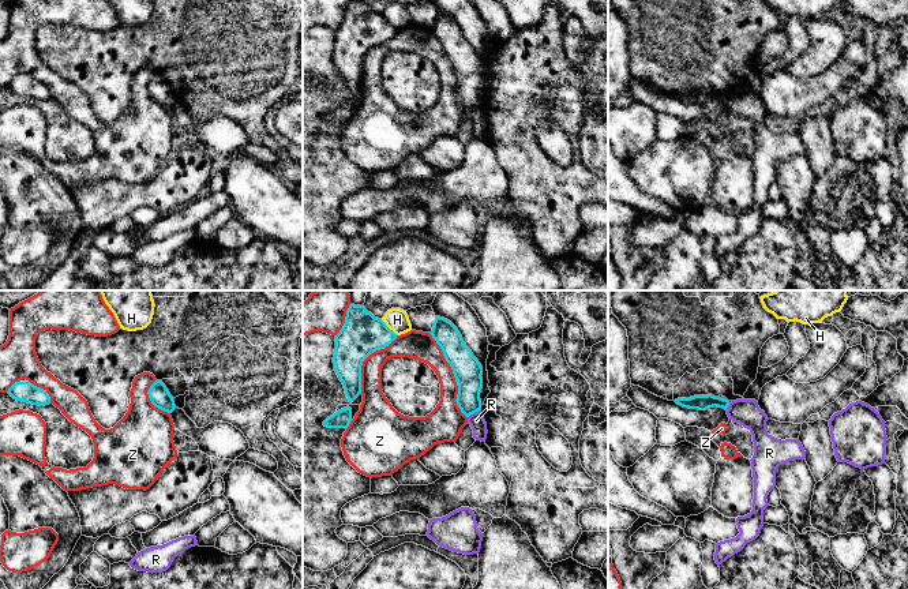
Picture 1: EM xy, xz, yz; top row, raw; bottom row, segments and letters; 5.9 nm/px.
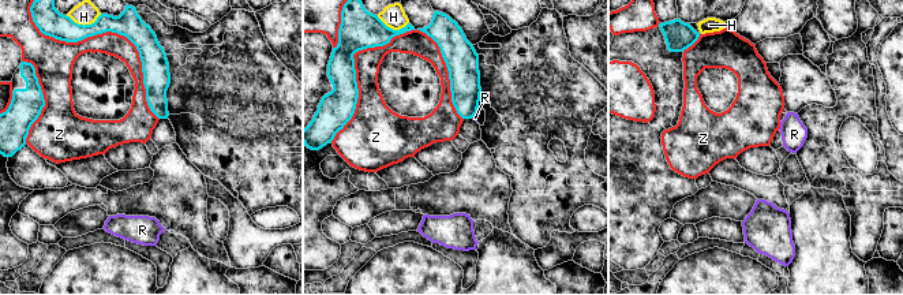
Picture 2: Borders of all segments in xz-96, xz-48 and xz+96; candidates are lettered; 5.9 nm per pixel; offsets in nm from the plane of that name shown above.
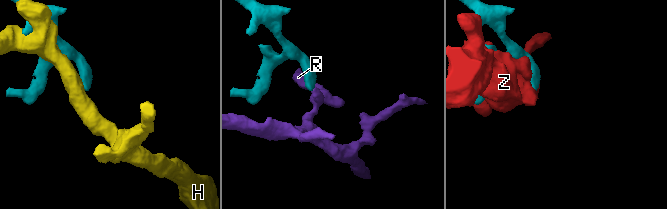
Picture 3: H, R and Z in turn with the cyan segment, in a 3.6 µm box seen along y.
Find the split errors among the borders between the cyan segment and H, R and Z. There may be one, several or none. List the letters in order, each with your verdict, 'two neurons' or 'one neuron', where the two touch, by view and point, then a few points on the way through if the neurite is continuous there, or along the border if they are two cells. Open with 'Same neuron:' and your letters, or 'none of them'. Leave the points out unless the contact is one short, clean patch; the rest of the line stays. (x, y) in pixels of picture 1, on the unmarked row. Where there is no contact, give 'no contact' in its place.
Same neuron: none of them
H: two neurons | xz (387, 22)
R: two neurons | xz (473, 107) | along xz (480, 104), (468, 112)
Z: two neurons | xz (454, 70)

